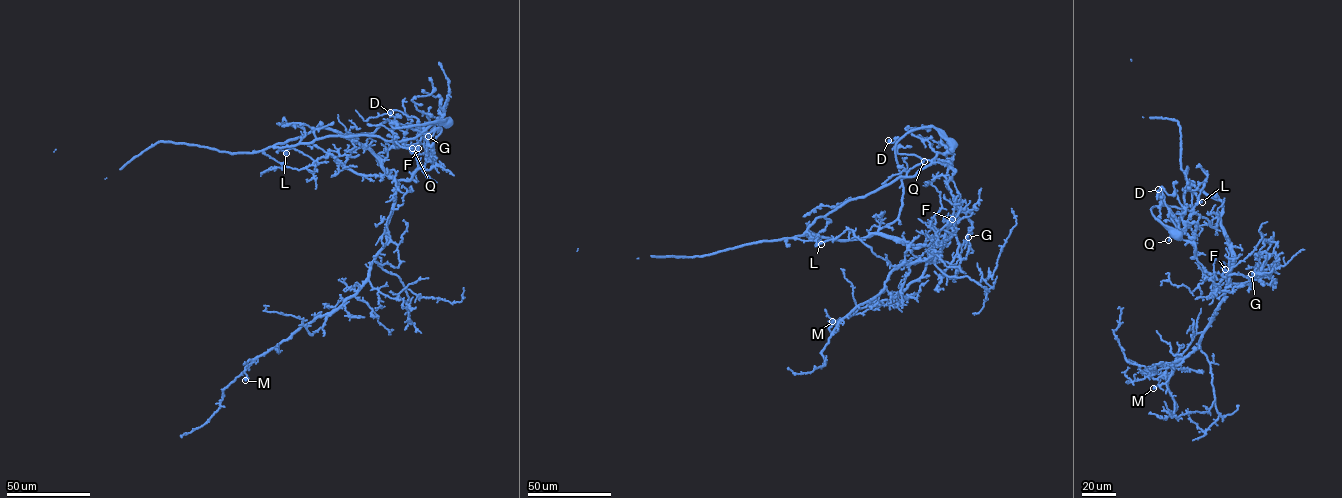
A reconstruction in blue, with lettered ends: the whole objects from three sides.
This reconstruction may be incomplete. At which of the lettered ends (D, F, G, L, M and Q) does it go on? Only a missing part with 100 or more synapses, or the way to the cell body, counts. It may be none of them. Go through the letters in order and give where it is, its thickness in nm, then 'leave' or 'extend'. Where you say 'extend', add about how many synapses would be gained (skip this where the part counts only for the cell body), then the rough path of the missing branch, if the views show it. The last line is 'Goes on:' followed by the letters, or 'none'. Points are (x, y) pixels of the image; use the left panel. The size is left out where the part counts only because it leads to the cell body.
D: (390, 112) | 600 nm | leave
F: (418, 148) | 110 nm | leave
G: (428, 136) | 120 nm | leave
L: (286, 153) | 440 nm | leave
M: (245, 380) | 280 nm | leave
Q: (412, 148) | 360 nm | extend | 150 syn | (412, 148), (422, 148), (435, 171), (448, 173), (440, 166)
Goes on: Q

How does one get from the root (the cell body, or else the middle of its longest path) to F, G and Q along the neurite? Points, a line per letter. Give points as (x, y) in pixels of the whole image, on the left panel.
F: (448, 122), (394, 128), (387, 119), (369, 134), (346, 134), (398, 180), (414, 173), (418, 148)
G: (448, 122), (394, 128), (387, 119), (369, 134), (346, 134), (405, 181), (428, 136)
Q: (448, 122), (394, 128), (387, 119), (369, 134), (318, 128), (274, 147), (362, 135), (412, 148)

